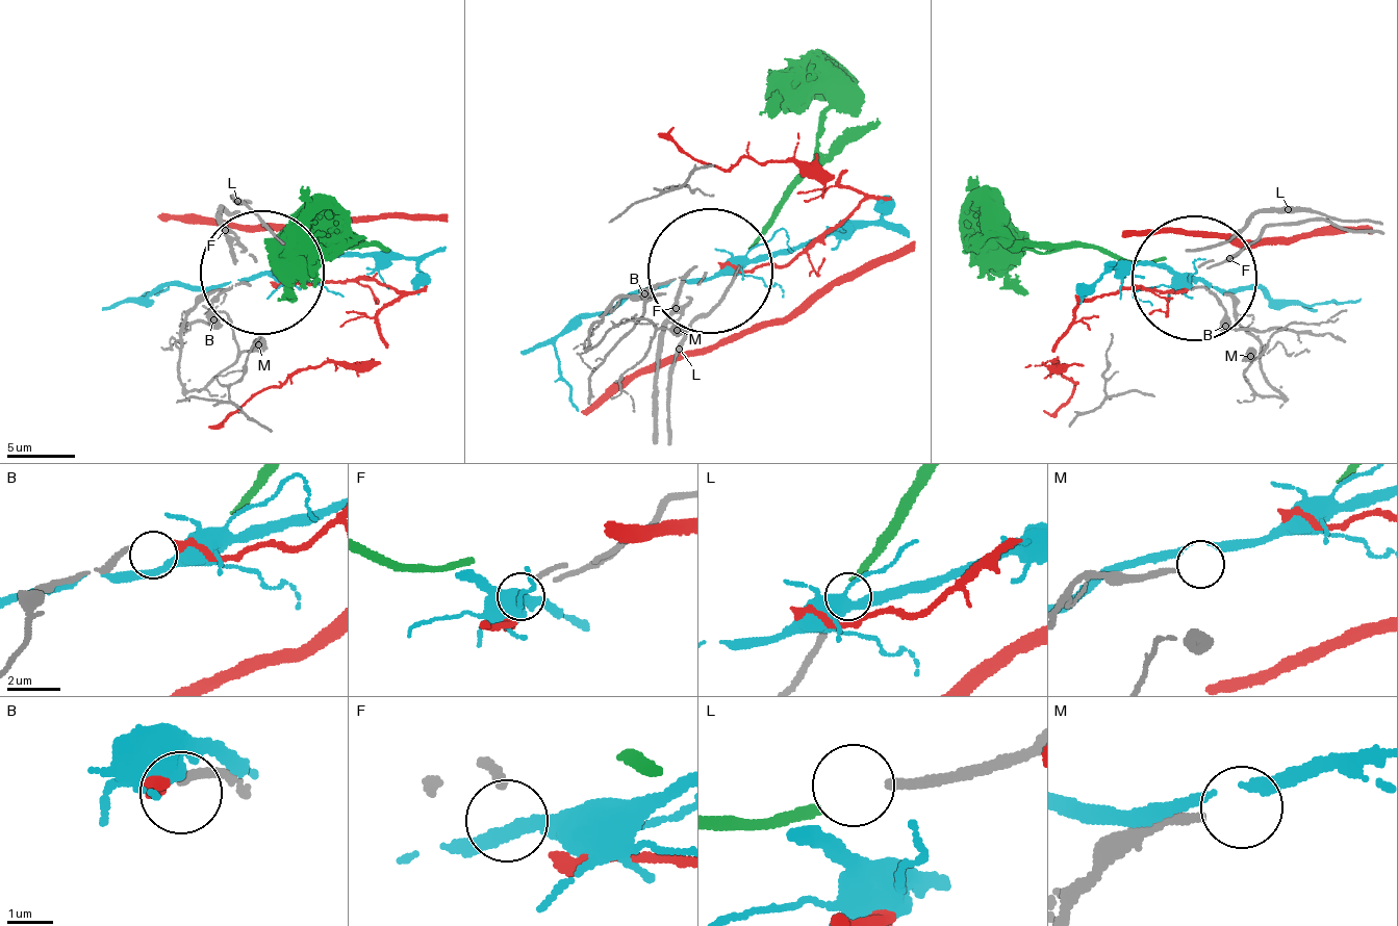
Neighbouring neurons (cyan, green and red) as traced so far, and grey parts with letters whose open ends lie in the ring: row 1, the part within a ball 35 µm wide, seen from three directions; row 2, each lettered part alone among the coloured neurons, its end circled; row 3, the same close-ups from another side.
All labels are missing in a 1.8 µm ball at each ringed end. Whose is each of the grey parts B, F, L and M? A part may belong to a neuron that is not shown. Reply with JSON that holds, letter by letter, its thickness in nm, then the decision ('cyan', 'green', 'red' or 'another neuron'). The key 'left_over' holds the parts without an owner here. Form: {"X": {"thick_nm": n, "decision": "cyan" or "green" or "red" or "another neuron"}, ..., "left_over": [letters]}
{"B": {"thick_nm": 200, "decision": "red"}, "F": {"thick_nm": 180, "decision": "another neuron"}, "L": {"thick_nm": 240, "decision": "green"}, "M": {"thick_nm": 200, "decision": "another neuron"}, "left_over": ["F", "M"]}

